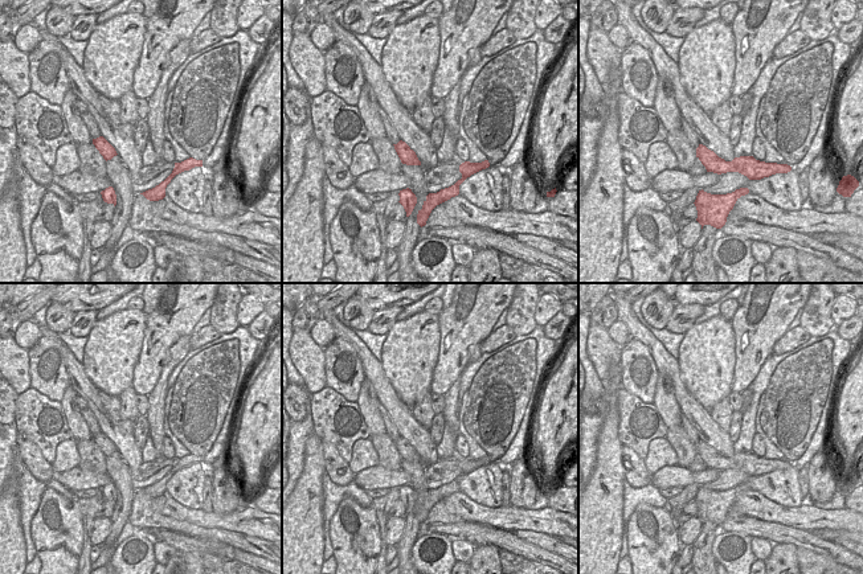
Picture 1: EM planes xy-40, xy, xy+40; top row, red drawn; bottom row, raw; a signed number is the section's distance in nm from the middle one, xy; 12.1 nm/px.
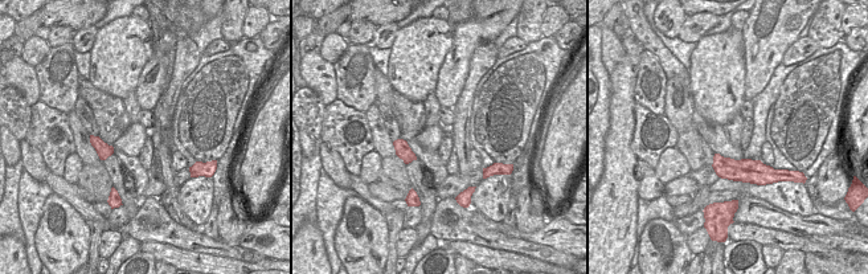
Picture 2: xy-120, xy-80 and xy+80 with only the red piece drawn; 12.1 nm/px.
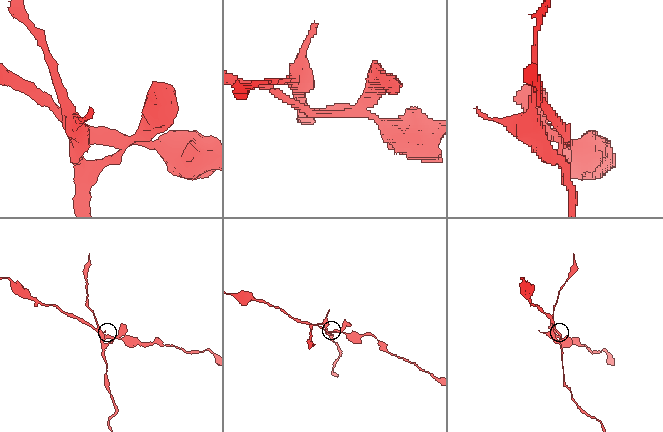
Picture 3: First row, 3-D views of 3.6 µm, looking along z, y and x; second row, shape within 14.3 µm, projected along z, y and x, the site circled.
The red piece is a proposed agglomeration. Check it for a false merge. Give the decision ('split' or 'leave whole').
split

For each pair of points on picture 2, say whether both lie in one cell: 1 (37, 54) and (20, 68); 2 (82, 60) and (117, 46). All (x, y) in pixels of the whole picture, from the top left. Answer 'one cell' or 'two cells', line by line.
1: two cells
2: two cells

